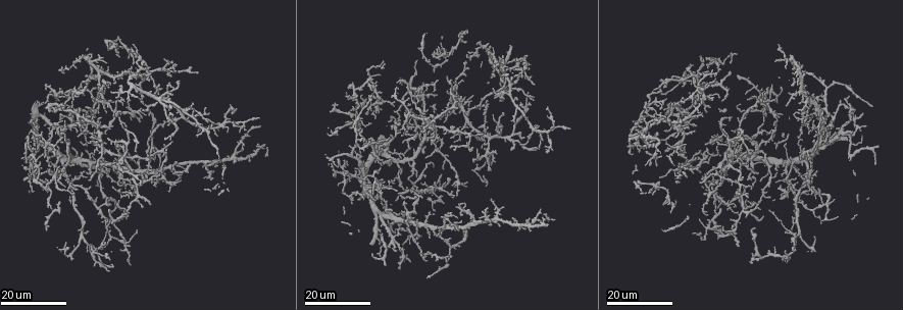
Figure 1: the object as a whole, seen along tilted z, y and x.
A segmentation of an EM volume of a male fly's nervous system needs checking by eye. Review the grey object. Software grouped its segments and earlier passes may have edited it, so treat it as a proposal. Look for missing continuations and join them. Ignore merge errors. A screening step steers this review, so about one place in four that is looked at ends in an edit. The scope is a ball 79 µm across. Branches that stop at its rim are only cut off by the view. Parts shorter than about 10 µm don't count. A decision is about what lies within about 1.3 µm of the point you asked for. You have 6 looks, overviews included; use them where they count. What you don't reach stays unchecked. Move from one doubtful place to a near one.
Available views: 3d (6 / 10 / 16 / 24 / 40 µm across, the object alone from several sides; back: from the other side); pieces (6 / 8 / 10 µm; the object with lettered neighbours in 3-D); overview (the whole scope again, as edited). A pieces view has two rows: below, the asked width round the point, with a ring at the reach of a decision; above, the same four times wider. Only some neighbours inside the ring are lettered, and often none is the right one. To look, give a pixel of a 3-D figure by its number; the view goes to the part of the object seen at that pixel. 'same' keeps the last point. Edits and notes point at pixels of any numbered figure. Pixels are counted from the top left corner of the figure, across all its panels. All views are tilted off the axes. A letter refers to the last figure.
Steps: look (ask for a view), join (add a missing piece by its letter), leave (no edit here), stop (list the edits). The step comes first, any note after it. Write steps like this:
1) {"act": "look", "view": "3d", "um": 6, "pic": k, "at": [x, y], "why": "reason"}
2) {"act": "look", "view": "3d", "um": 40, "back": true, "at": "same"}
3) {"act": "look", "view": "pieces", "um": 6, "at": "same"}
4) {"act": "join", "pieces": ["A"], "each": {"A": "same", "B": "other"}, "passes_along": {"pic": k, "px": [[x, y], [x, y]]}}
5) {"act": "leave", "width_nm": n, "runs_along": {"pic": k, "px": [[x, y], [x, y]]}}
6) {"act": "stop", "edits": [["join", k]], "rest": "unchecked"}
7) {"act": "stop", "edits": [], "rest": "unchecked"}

{"act": "look", "view": "3d", "um": 16, "pic": 1, "at": [693, 131], "why": "free end"}

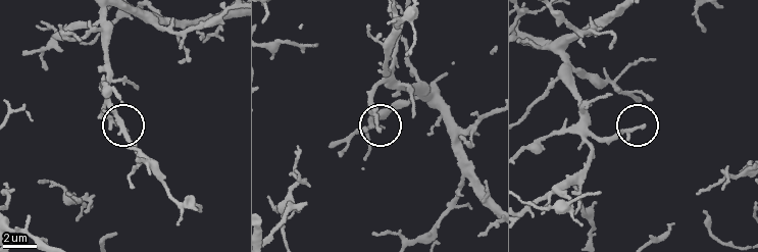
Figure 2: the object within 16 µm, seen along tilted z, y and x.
{"act": "look", "view": "3d", "um": 10, "pic": 2, "at": [379, 128], "why": "closer look"}

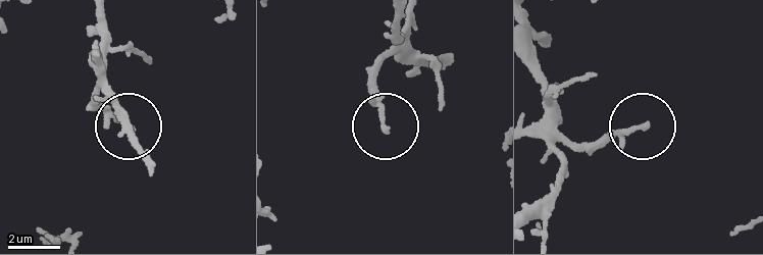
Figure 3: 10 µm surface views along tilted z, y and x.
{"act": "look", "view": "pieces", "um": 10, "pic": 3, "at": [385, 128]}

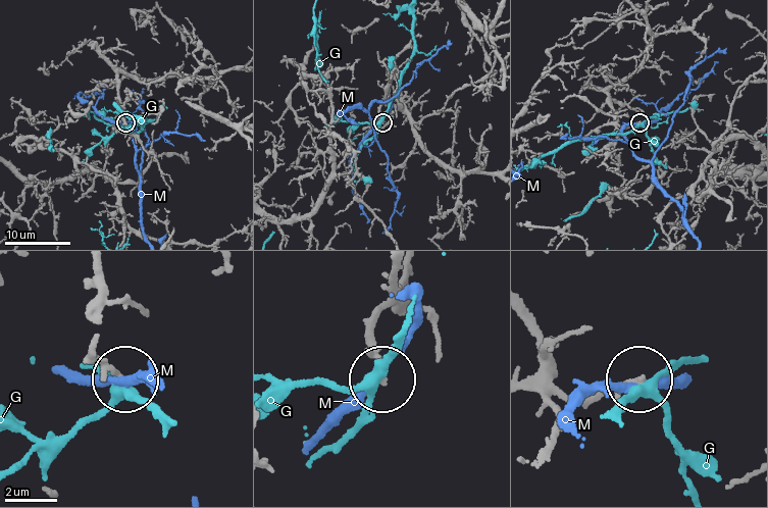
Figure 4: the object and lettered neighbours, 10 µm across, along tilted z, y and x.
{"act": "leave", "each": {"G": "other", "M": "other"}, "found": "no lettered piece goes on from it"}

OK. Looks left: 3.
{"act": "look", "view": "3d", "um": 16, "pic": 1, "at": [110, 172], "why": "thin end"}

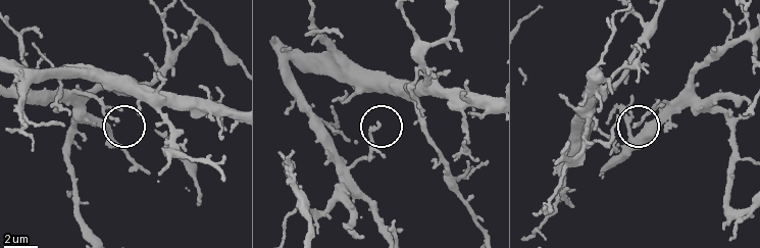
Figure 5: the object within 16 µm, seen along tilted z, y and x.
{"act": "look", "view": "3d", "um": 6, "pic": 5, "at": [116, 121], "why": "closer look"}

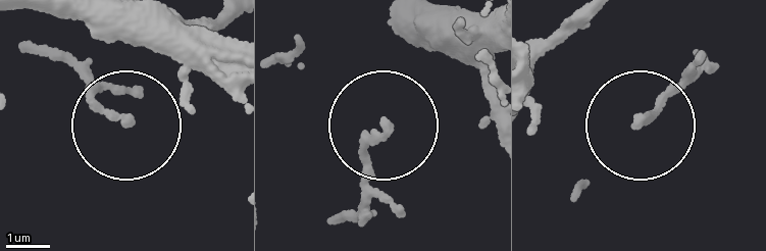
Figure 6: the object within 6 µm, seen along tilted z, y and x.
{"act": "look", "view": "pieces", "um": 10, "pic": 6, "at": [128, 118]}

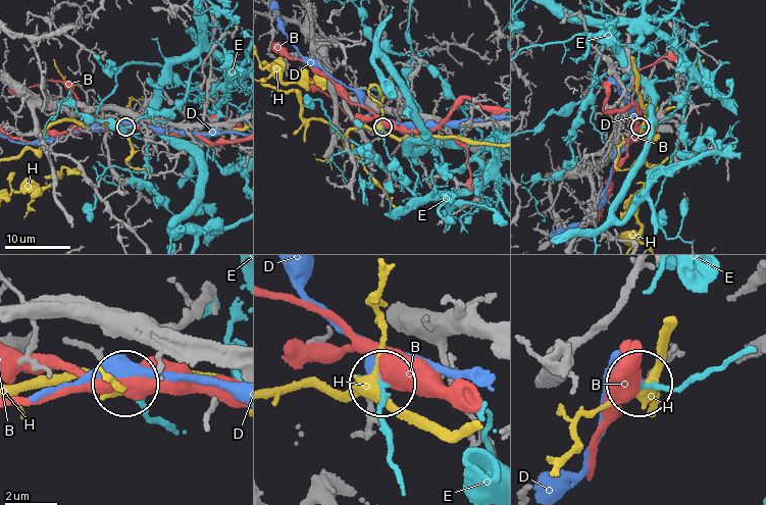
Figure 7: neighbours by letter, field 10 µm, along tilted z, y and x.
{"act": "leave", "width_nm": 170, "each": {"B": "other", "D": "other", "E": "other", "H": "other"}, "runs_along": {"pic": 7, "px": [[360, 435], [368, 401], [382, 386]]}, "found": "none of them fits"}

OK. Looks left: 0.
{"act": "stop", "edits": [], "rest": "unchecked"}

